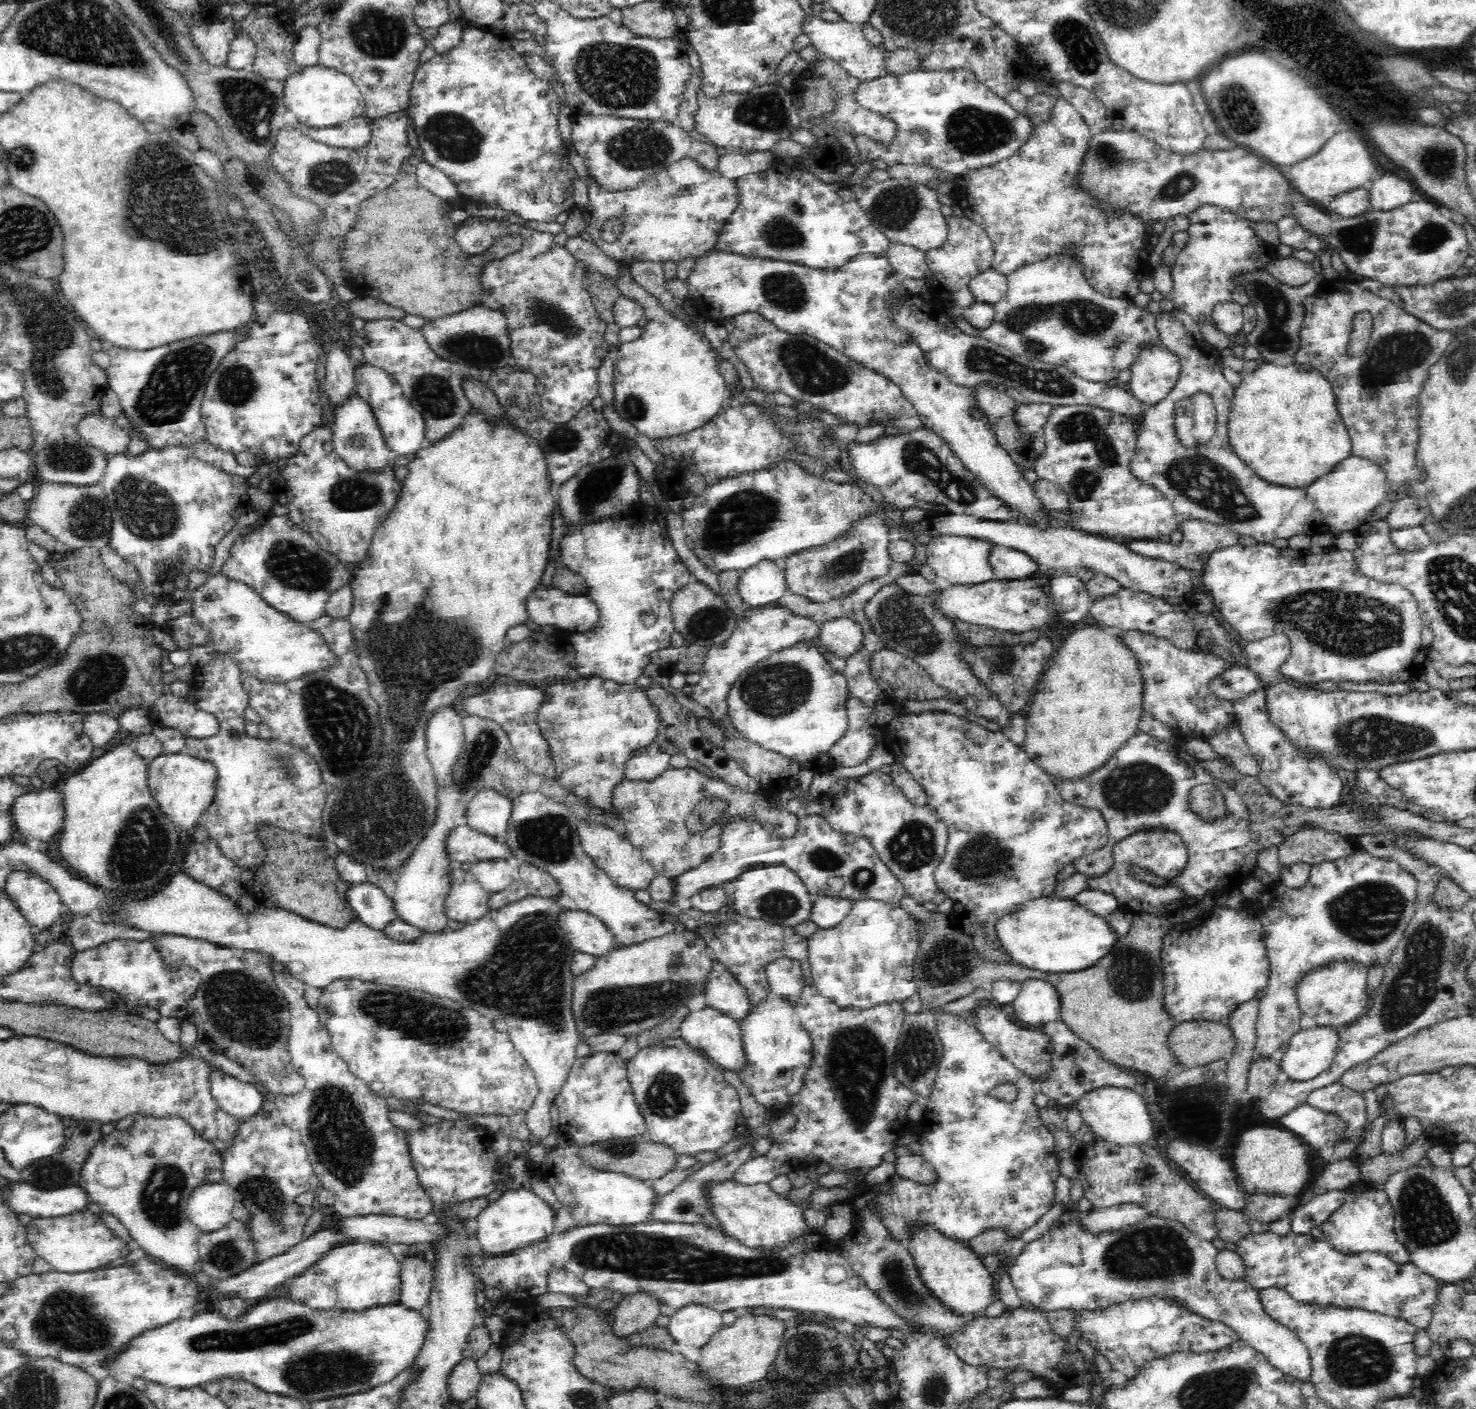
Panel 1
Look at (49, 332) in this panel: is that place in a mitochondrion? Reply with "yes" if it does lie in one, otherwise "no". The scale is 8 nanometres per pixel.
yes

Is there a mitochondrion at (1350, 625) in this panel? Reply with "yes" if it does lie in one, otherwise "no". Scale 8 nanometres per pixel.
yes

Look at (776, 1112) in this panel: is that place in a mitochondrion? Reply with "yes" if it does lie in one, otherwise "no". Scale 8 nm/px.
no

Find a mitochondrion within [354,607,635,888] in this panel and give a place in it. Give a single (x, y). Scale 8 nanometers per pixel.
(549, 838)

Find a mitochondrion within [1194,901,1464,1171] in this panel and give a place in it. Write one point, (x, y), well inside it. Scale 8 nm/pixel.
(1417, 981)

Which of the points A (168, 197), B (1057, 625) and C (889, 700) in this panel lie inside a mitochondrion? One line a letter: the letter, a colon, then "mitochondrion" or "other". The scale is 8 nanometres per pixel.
A: mitochondrion
B: other
C: other

